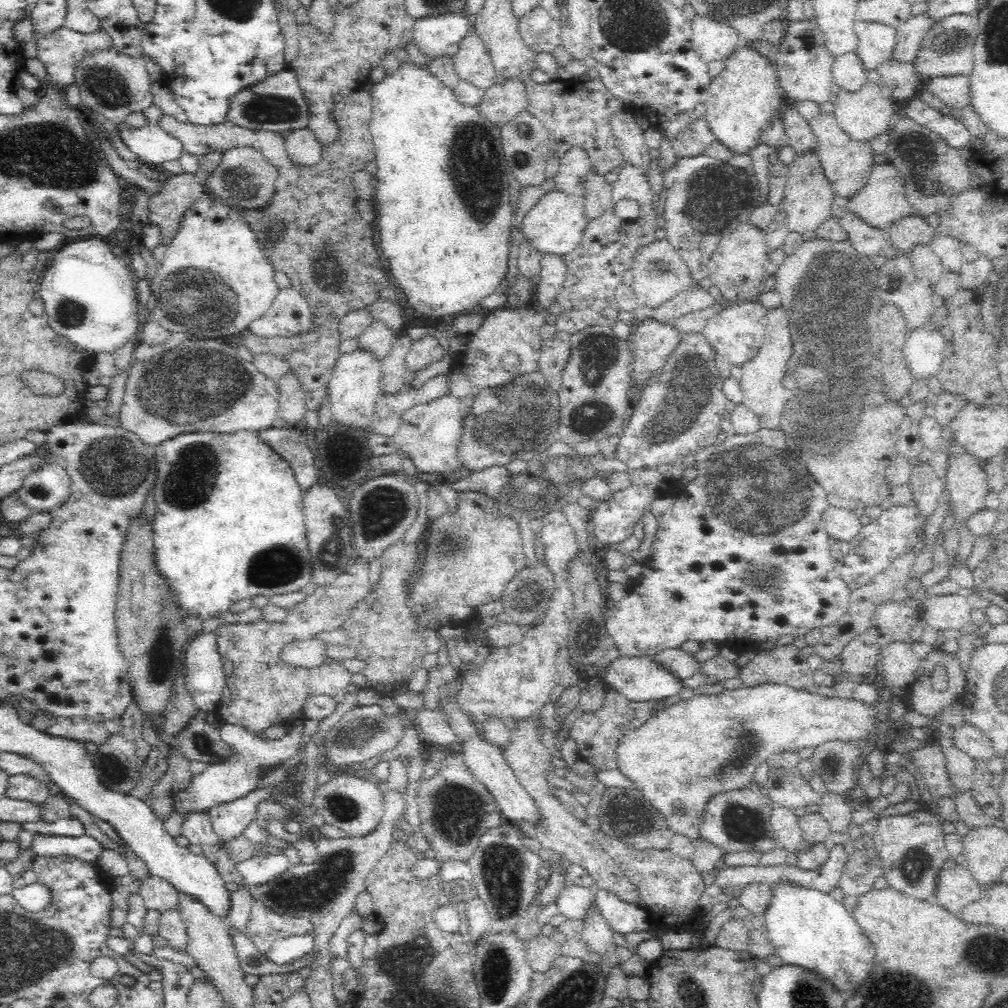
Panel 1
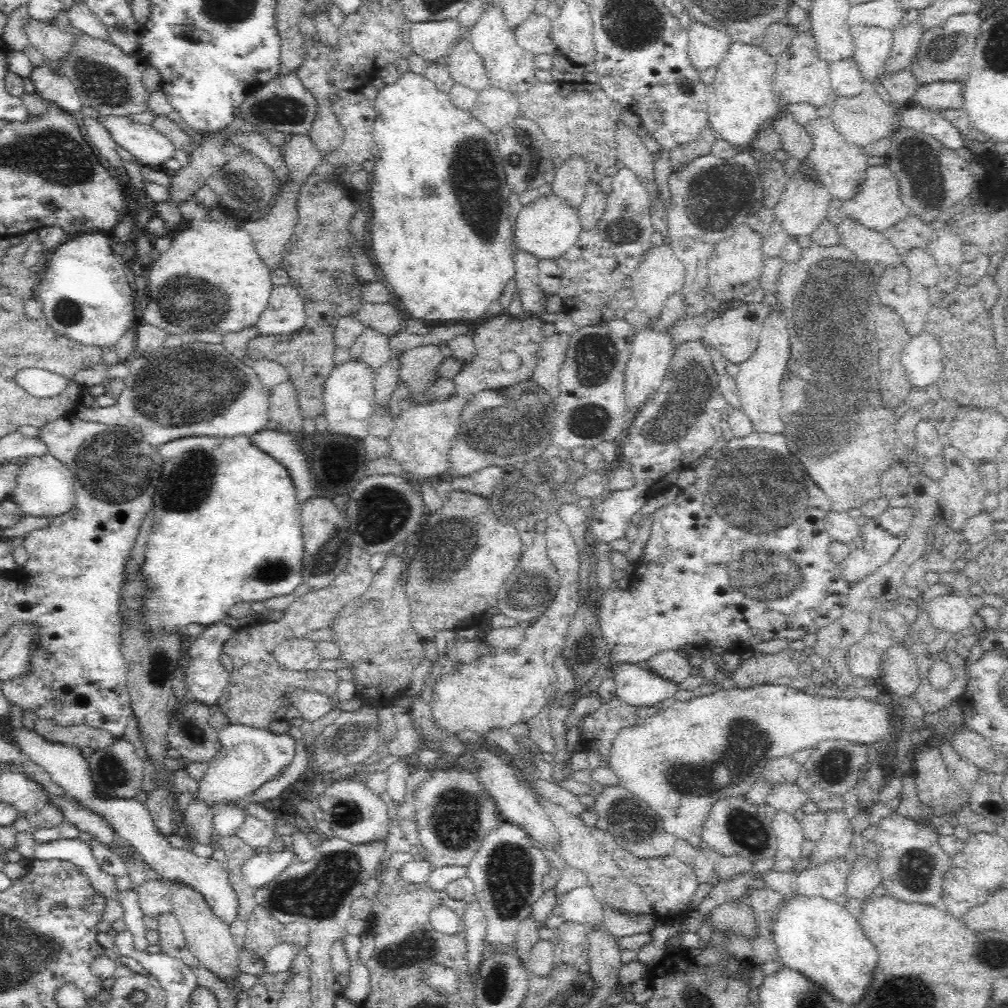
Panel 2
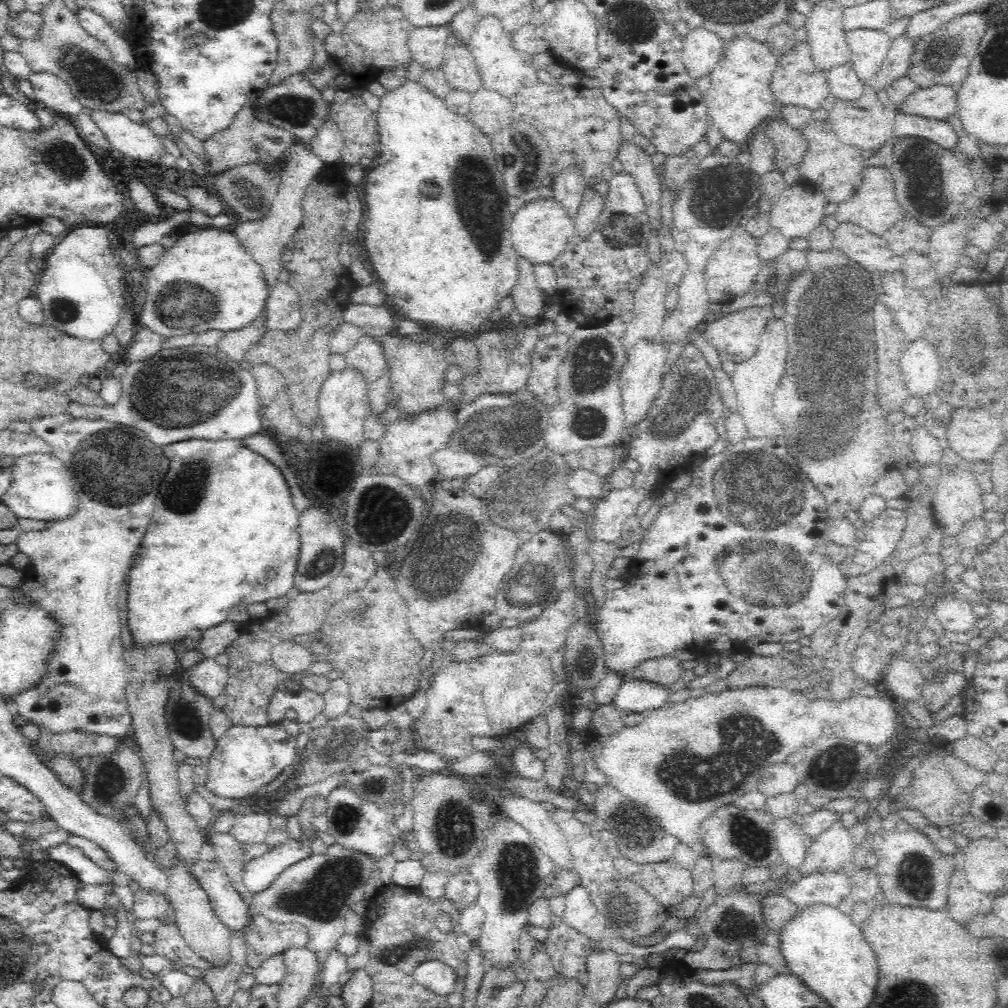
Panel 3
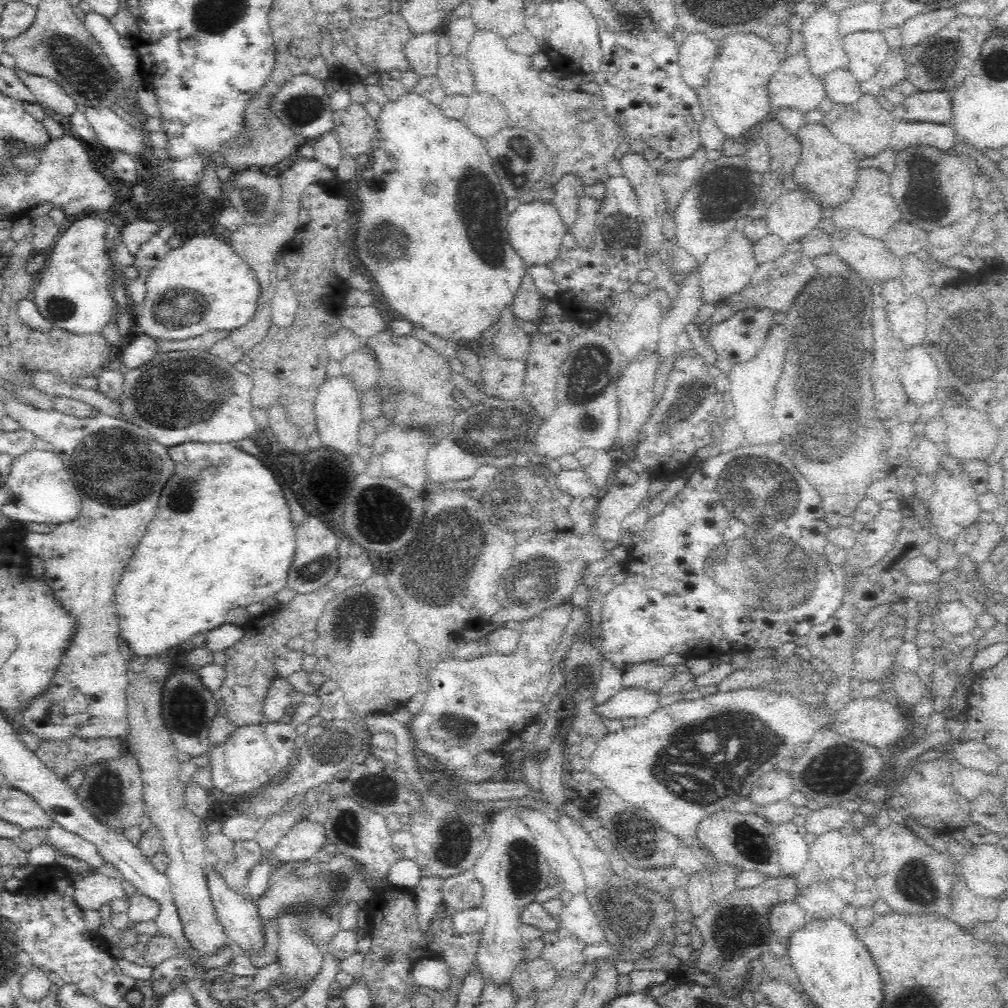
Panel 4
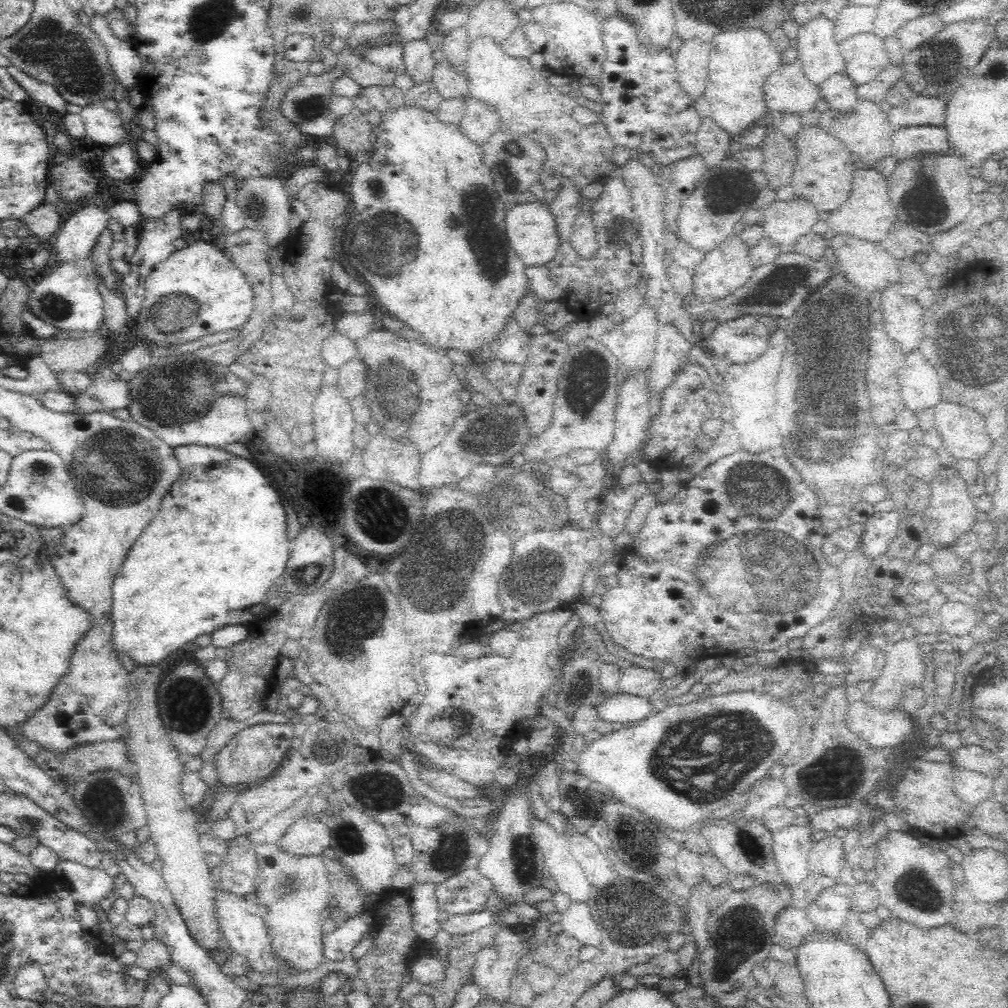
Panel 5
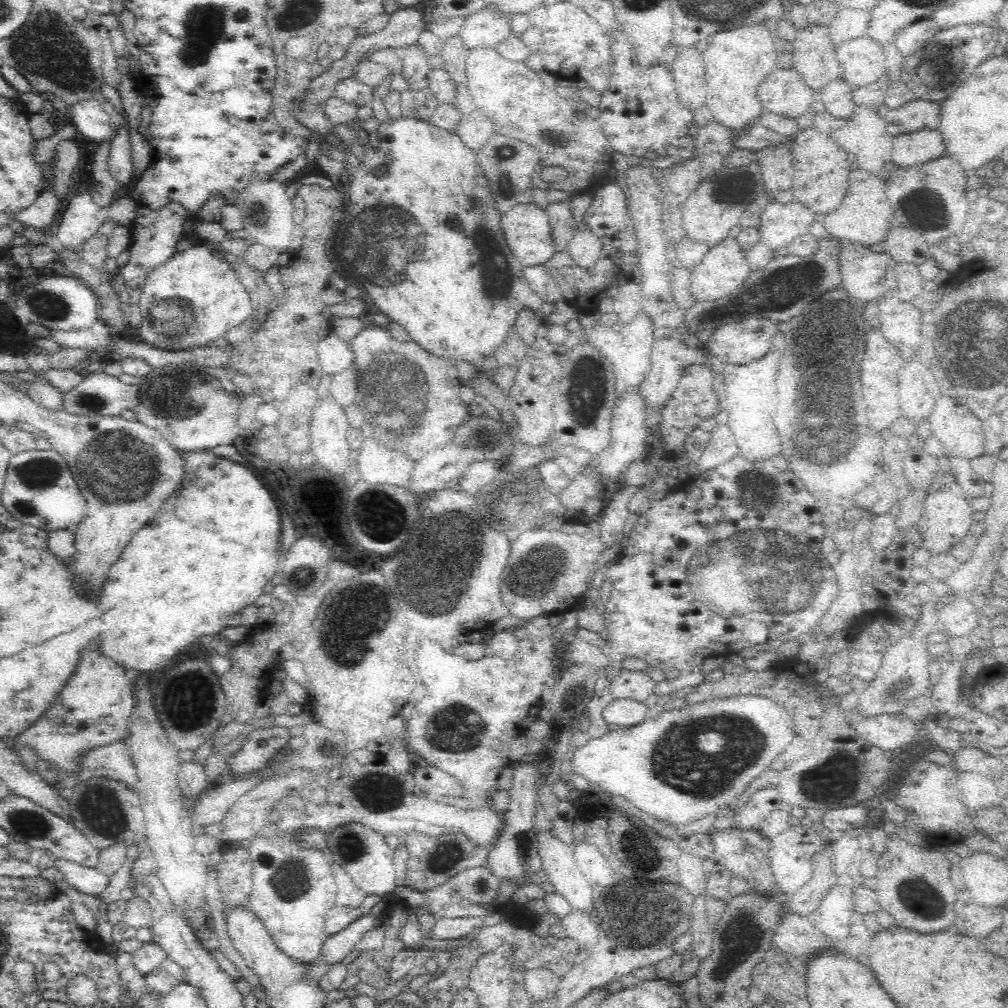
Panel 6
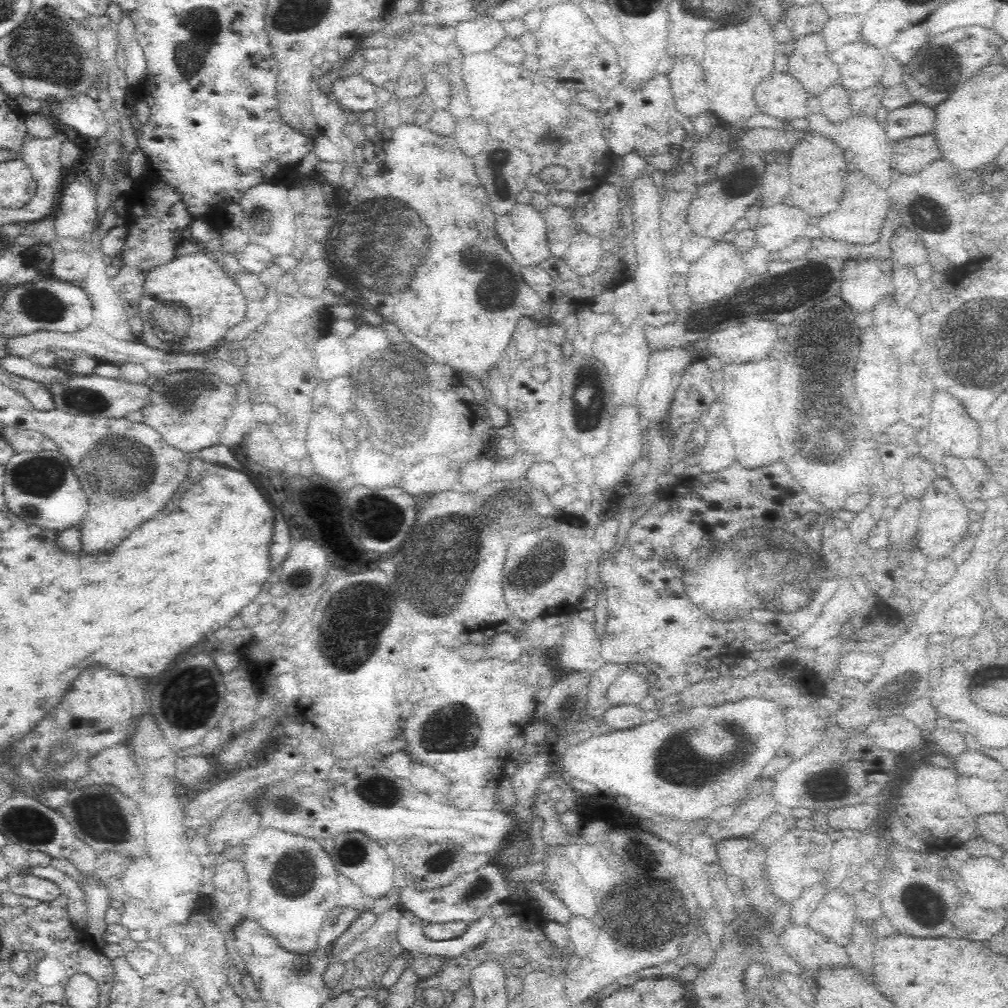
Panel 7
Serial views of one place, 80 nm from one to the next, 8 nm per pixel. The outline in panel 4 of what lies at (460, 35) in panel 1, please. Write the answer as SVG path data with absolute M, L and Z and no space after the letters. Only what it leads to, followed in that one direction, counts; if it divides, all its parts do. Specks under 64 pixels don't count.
M443 30L426 32L411 37L405 44L405 57L409 68L418 76L435 76L440 54L437 46Z

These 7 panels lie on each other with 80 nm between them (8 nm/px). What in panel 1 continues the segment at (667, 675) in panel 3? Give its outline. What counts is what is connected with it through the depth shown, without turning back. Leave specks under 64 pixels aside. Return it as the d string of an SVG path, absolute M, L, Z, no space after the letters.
M680 649L662 650L656 653L652 660L672 677L676 677L680 683L702 670L701 663L696 659L696 653L686 653Z

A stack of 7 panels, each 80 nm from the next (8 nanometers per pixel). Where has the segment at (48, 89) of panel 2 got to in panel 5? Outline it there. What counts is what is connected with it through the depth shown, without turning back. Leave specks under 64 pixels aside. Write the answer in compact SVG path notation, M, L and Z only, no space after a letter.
M8 65L6 72L10 78L28 93L29 98L36 100L41 106L46 106L59 112L61 116L66 115L71 110L70 107L60 98L58 91L49 84L42 84L27 74L24 74L19 68Z

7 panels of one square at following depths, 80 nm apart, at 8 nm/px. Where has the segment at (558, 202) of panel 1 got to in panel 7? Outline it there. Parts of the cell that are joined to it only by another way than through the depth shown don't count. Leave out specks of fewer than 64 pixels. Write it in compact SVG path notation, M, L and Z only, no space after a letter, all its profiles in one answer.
M516 204L510 214L498 216L495 218L496 235L506 246L506 250L513 256L514 260L521 265L539 265L544 259L550 257L550 251L547 245L547 229L542 208L532 208L526 204Z

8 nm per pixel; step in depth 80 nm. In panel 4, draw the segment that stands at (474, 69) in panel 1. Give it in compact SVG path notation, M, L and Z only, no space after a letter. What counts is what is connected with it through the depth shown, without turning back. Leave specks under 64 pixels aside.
M453 54L440 55L435 76L438 77L442 90L447 96L452 96L452 94L470 96L470 94L474 94L472 76L470 76L466 60L465 56L456 58Z

